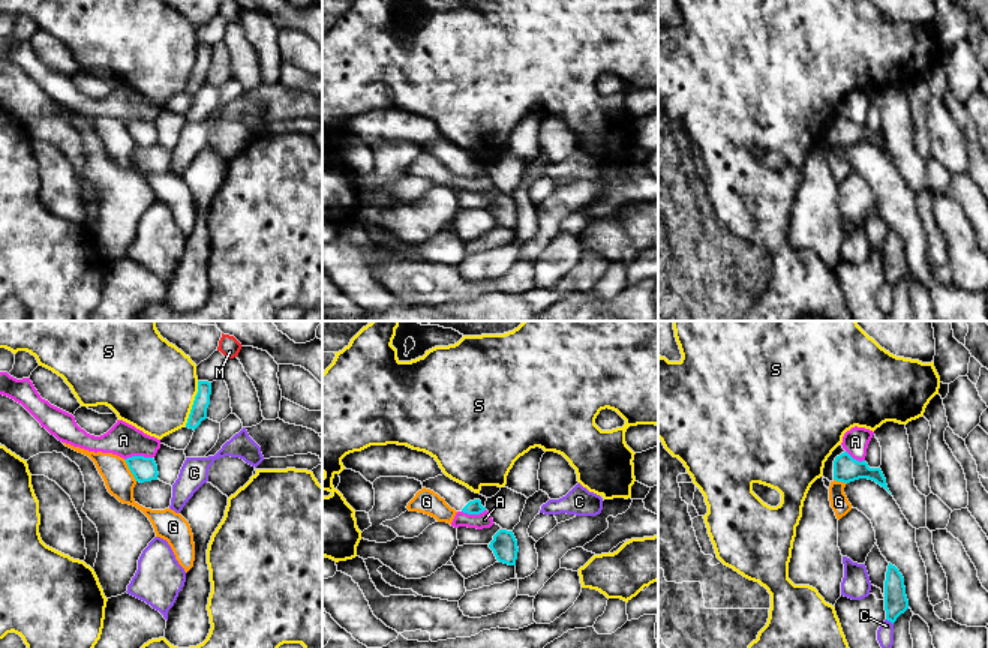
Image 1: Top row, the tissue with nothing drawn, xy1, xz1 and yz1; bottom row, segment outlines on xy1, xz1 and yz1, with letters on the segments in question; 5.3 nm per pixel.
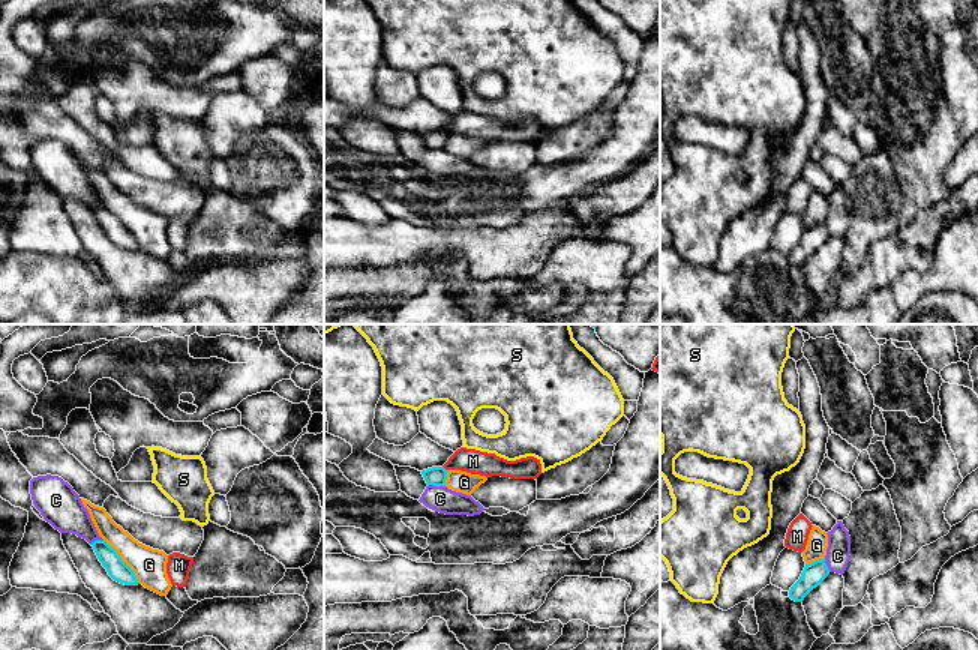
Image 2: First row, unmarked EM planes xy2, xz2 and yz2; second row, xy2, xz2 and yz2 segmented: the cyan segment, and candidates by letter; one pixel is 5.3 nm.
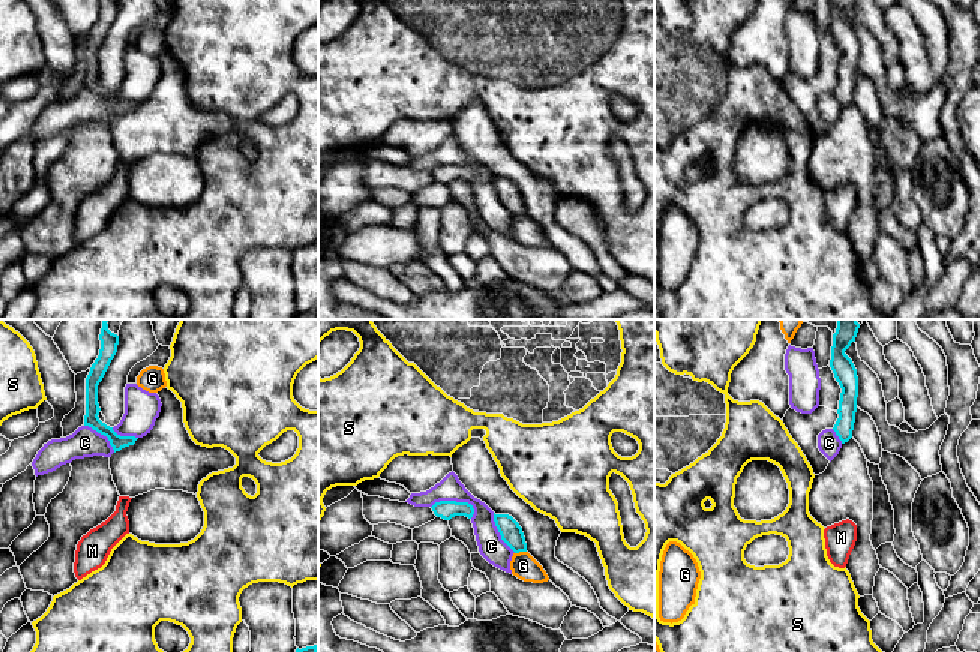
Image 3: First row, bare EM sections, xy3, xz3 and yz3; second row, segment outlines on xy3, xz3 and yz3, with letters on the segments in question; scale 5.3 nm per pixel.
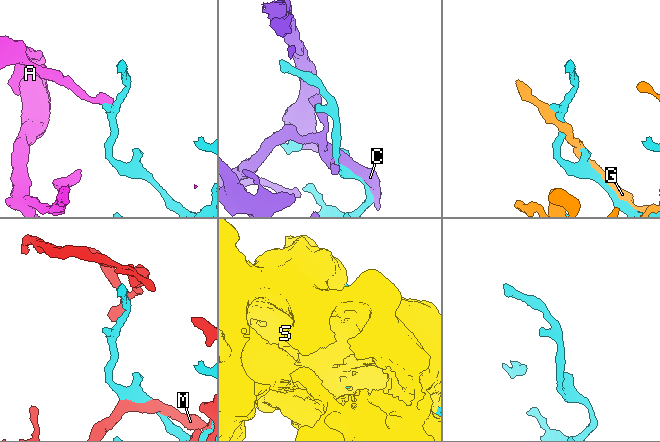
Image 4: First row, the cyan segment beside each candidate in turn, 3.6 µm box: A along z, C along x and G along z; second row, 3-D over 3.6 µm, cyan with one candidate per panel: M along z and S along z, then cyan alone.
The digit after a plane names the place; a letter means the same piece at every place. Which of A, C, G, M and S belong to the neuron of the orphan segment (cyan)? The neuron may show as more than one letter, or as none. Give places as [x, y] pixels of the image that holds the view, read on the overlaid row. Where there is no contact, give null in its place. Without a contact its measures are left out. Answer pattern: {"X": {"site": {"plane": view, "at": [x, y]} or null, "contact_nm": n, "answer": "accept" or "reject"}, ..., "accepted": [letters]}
{"A": {"site": {"plane": "xy1", "at": [138, 456]}, "contact_nm": 150, "answer": "reject"}, "C": {"site": {"plane": "xz3", "at": [455, 501]}, "contact_nm": 240, "answer": "reject"}, "G": {"site": {"plane": "xy2", "at": [123, 562]}, "contact_nm": 300, "answer": "accept"}, "M": {"site": {"plane": "xz2", "at": [444, 469]}, "contact_nm": 40, "answer": "reject"}, "S": {"site": {"plane": "xy1", "at": [194, 404]}, "contact_nm": 260, "answer": "reject"}, "accepted": ["G"]}

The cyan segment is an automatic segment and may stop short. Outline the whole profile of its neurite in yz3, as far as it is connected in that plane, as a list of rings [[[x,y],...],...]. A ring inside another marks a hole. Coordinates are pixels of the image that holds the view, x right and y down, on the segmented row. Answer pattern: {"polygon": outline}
{"polygon": [[[837,319],[837,328],[833,334],[830,367],[839,382],[842,393],[839,400],[839,418],[833,427],[842,444],[852,438],[857,397],[858,397],[858,376],[852,360],[845,351],[855,342],[860,324],[857,319]]]}

